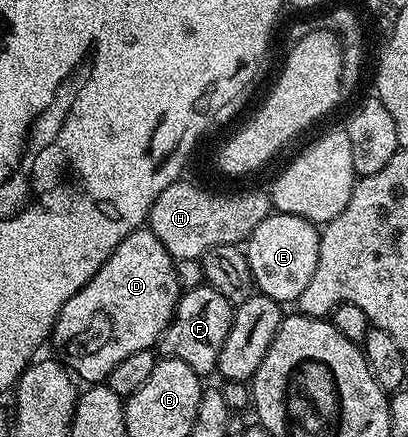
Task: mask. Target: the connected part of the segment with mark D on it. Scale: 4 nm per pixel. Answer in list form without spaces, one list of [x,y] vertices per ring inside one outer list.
[[[150,227],[138,228],[124,238],[101,266],[101,270],[97,270],[97,274],[93,274],[93,278],[89,278],[89,282],[81,286],[81,290],[77,290],[77,294],[73,294],[73,298],[69,298],[65,306],[61,306],[61,314],[57,318],[53,333],[53,344],[55,340],[55,348],[59,351],[58,359],[80,381],[87,380],[83,382],[93,385],[106,381],[113,366],[129,358],[129,354],[137,354],[137,350],[146,348],[154,349],[169,322],[175,317],[175,307],[179,305],[181,289],[175,273],[176,263]]]

